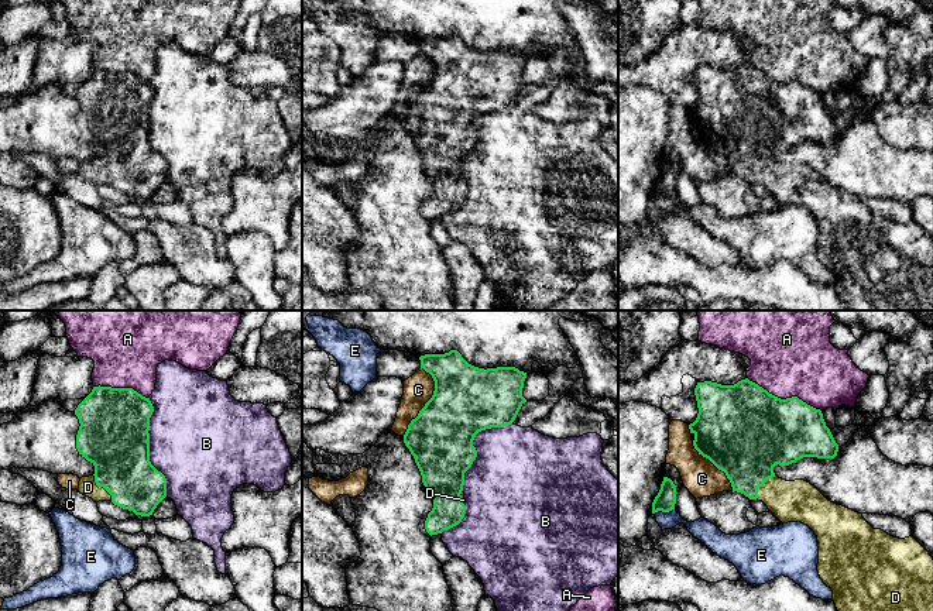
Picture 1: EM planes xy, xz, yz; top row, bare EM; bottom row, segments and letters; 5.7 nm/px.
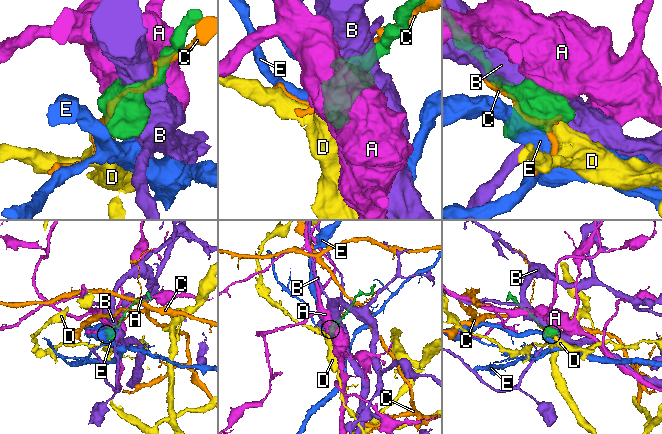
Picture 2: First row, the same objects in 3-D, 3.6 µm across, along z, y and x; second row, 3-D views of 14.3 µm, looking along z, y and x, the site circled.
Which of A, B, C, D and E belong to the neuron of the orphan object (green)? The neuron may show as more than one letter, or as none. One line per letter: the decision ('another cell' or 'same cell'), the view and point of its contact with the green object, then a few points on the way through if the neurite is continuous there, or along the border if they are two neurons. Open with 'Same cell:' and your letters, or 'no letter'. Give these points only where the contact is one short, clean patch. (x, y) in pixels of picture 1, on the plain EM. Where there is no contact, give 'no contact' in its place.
Same cell: D
A: another cell; meets green in yz at (784, 83)
B: another cell; meets green in xy at (148, 131)
C: another cell; meets green in xz at (426, 86)
D: same cell; meets green in xy at (100, 170)
E: another cell; meets green in yz at (664, 195); border along yz (675, 192), (654, 196)

